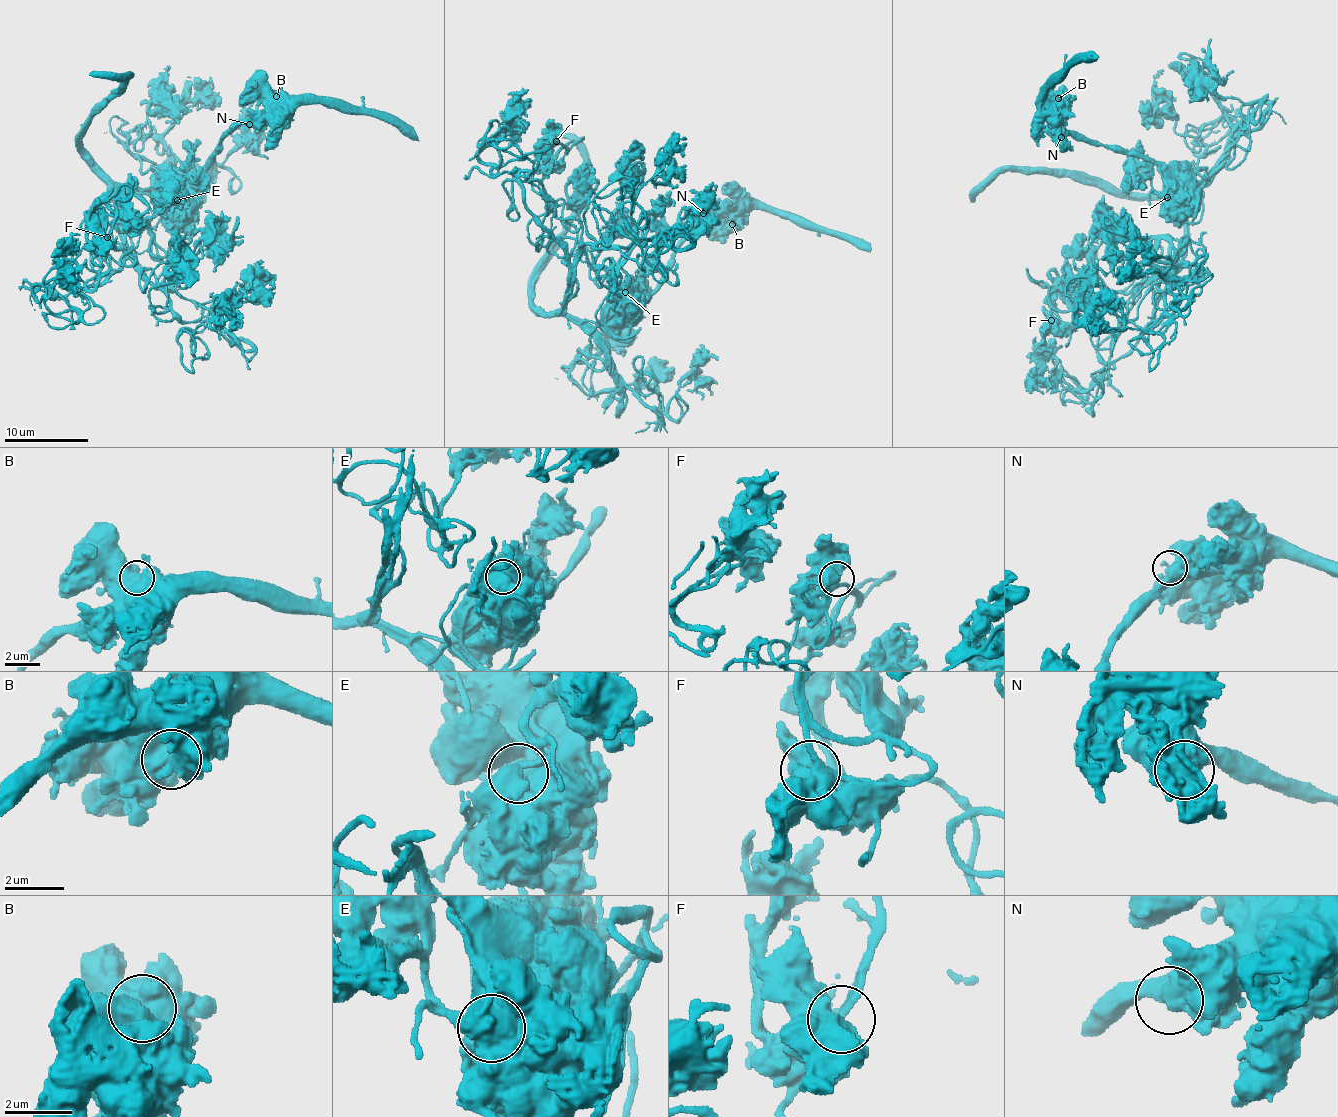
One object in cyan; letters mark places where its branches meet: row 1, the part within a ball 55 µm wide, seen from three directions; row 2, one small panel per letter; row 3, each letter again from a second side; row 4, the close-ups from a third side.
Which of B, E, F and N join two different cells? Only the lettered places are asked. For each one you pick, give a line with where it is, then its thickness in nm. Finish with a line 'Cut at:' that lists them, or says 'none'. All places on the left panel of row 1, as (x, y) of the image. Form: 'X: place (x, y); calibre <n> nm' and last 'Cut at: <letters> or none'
E: place (177, 200); calibre 1150 nm
Cut at: E

